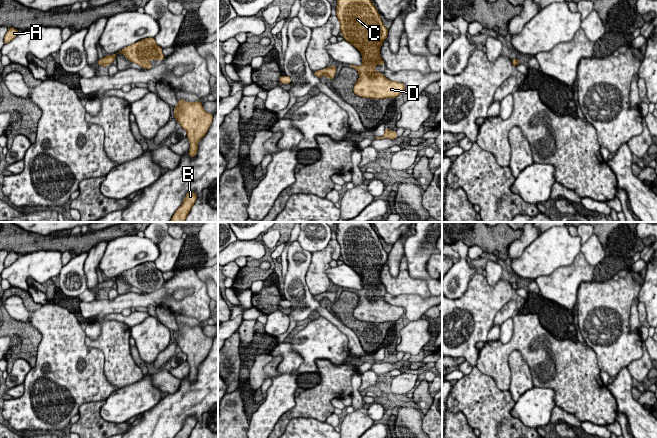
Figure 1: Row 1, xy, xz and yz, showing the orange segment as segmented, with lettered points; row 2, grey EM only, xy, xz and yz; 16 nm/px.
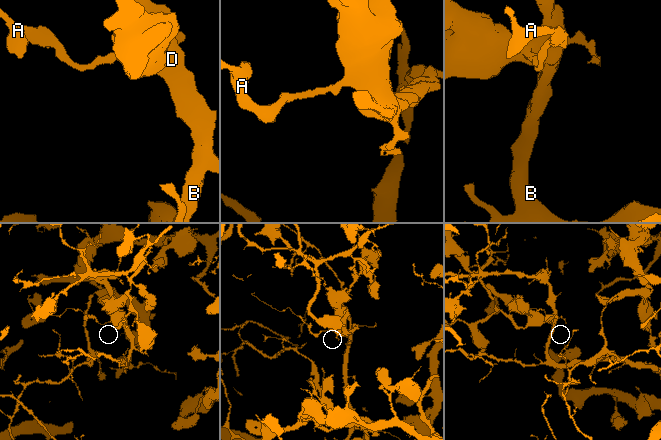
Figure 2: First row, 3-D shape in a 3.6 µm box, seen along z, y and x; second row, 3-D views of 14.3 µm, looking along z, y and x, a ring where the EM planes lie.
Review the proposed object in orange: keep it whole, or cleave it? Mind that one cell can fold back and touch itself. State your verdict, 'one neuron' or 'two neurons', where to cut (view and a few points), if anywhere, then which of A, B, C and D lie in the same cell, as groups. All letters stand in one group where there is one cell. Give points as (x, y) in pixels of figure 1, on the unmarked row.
one neuron; no cut; A B C D

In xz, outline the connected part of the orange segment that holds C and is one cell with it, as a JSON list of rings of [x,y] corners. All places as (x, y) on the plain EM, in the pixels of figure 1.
[[[338,222],[336,240],[340,246],[340,255],[344,264],[356,271],[362,279],[362,289],[350,289],[359,297],[359,303],[354,309],[353,316],[364,322],[383,323],[396,322],[404,317],[403,307],[388,304],[383,297],[375,294],[377,289],[385,289],[380,281],[380,271],[387,262],[388,253],[383,249],[378,234],[369,222]]]

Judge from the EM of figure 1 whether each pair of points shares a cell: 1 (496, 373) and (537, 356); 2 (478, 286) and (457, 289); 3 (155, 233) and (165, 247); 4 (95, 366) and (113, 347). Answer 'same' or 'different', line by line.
1: same
2: different
3: same
4: different

